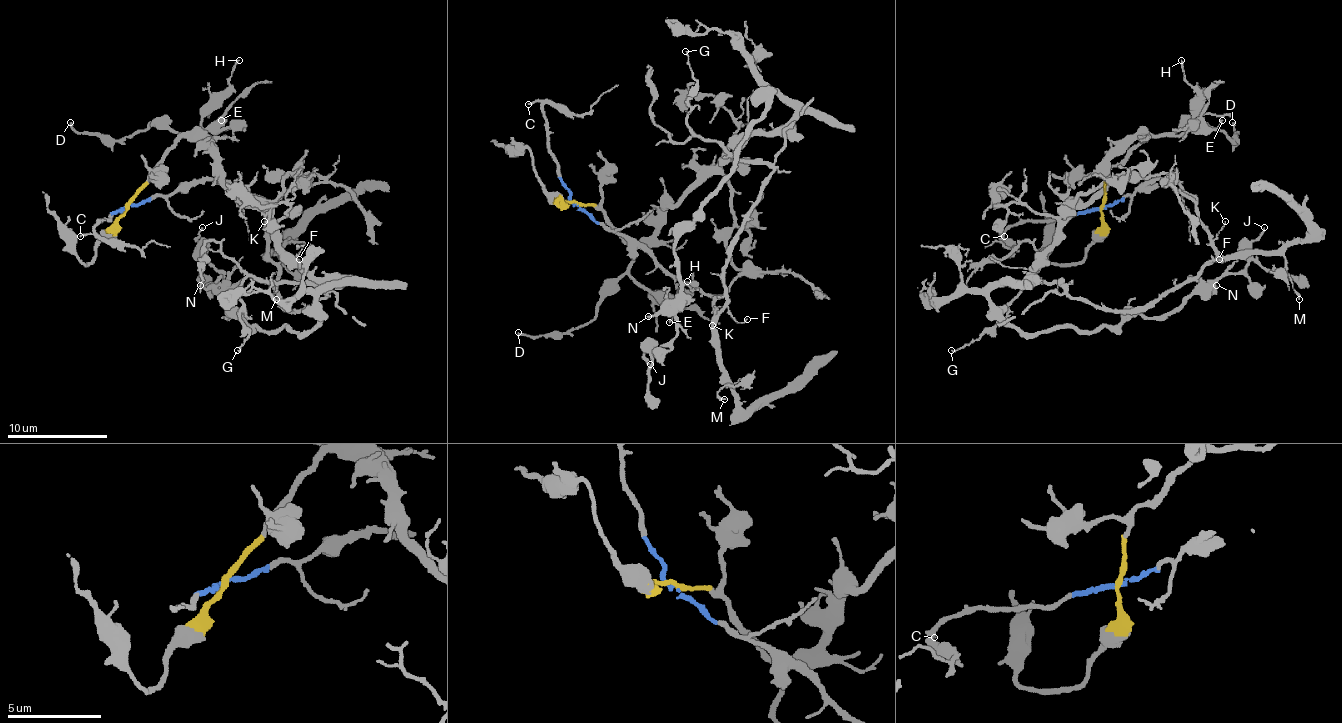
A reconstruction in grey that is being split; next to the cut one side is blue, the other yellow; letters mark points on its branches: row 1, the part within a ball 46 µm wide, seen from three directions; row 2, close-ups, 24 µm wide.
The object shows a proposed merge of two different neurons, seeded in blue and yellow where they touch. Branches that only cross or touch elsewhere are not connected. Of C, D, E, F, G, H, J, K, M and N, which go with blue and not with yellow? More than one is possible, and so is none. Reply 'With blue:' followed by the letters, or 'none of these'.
With blue: C, F, G, K, M

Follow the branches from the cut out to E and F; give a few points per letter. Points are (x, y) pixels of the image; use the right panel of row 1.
E: (1103, 207), (1108, 172), (1145, 137), (1173, 137), (1188, 129), (1215, 129), (1223, 119)
F: (1103, 207), (1150, 182), (1175, 182), (1195, 204), (1215, 254), (1208, 262), (1223, 262), (1218, 259)

